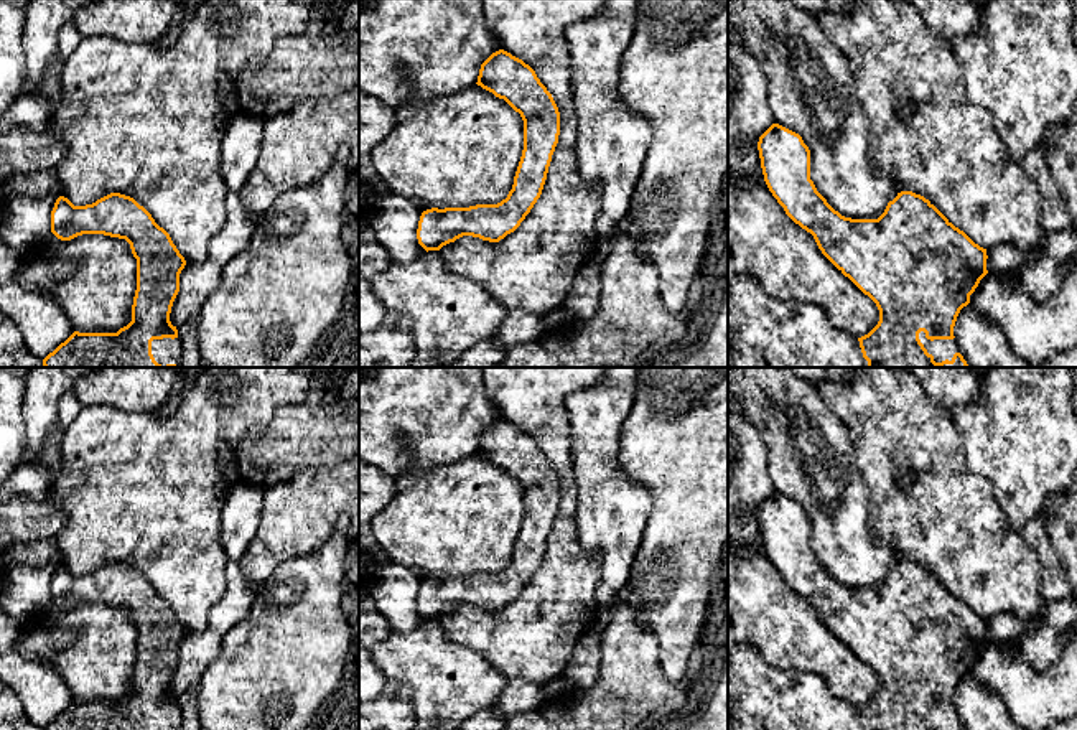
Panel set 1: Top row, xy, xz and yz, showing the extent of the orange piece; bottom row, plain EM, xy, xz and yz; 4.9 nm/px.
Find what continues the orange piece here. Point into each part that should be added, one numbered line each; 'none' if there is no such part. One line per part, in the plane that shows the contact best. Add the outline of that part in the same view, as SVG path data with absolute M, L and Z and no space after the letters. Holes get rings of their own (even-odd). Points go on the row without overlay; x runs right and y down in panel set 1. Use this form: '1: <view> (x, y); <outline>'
1: yz (941, 719); M921 700L919 709L924 714L924 717L927 718L927 722L934 725L934 730L945 730L945 728L952 730L953 723L958 722L955 707L930 710L925 707L925 702Z

